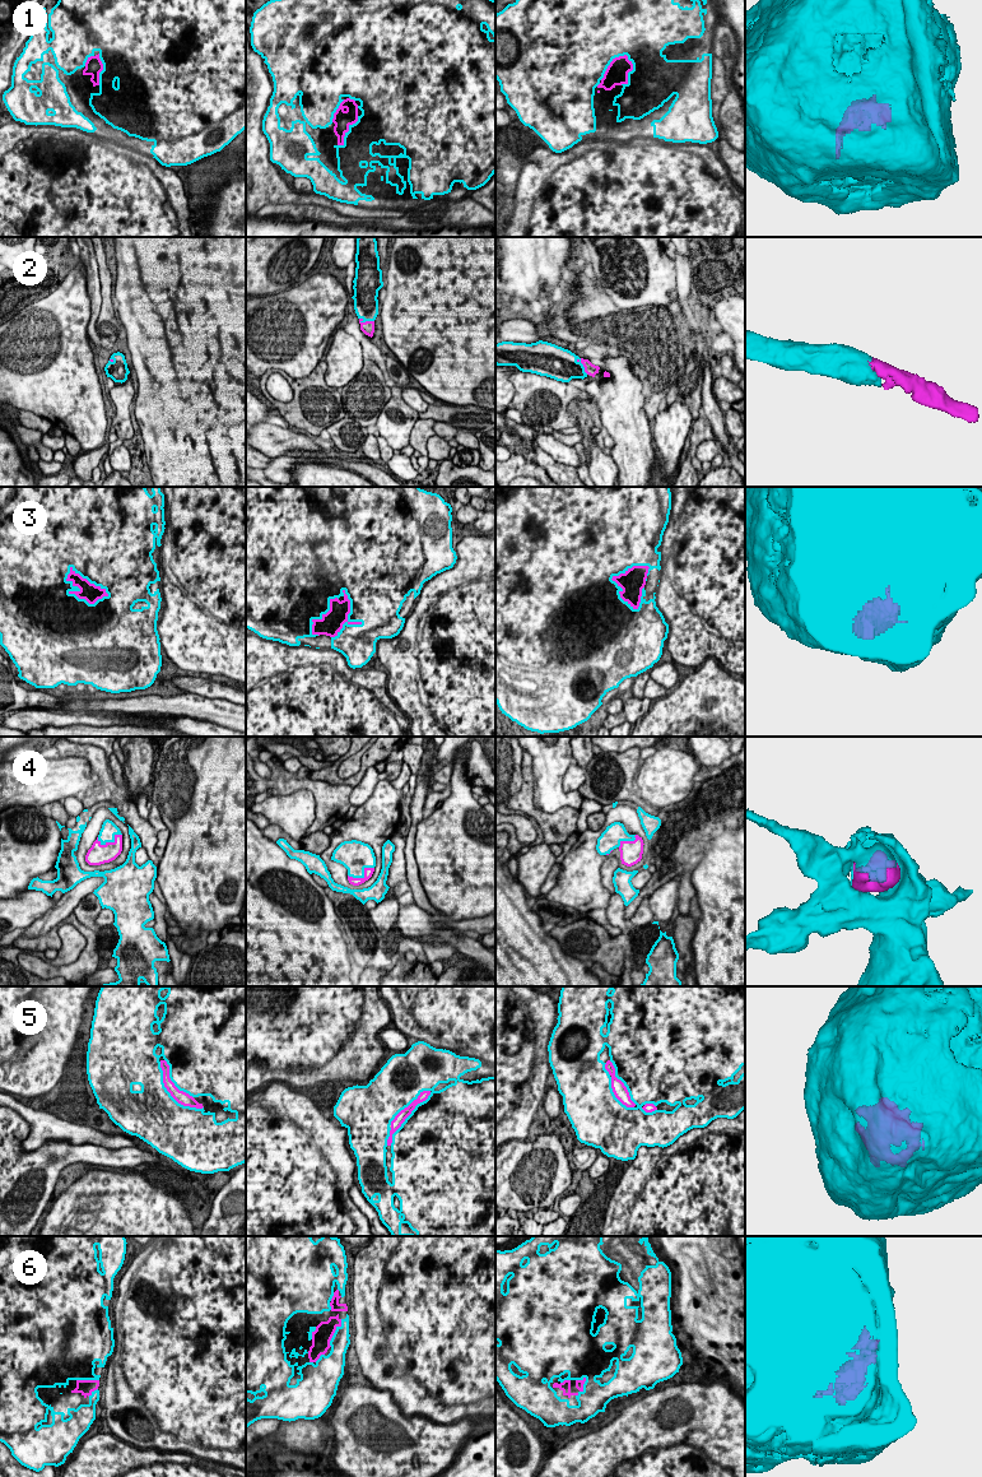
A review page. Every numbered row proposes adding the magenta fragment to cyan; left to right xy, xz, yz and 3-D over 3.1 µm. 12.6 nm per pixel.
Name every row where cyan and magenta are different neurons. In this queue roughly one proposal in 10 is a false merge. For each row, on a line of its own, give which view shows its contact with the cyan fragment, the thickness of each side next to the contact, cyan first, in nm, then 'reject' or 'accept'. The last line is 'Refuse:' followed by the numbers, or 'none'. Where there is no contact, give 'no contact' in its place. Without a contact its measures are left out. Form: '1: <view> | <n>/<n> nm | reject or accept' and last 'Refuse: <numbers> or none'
1: yz | 500/280 nm | accept
2: yz | 380/140 nm | accept
3: xy | 500/220 nm | accept
4: xy | 200/260 nm | accept
5: xz | 500/130 nm | accept
6: xz | 240/240 nm | accept
Refuse: none

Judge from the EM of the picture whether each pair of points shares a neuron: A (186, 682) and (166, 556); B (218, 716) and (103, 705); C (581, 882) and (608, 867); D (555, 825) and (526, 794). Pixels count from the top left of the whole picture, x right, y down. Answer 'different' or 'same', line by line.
A: different
B: same
C: different
D: same

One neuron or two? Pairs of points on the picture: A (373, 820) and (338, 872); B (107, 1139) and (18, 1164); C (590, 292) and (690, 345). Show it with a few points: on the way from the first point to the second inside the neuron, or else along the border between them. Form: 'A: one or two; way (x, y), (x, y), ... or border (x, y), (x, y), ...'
A: one; way (357, 827), (340, 837), (327, 855)
B: two; border (61, 1139), (74, 1145), (96, 1143), (120, 1148)
C: two; border (684, 331), (683, 365), (676, 371)

